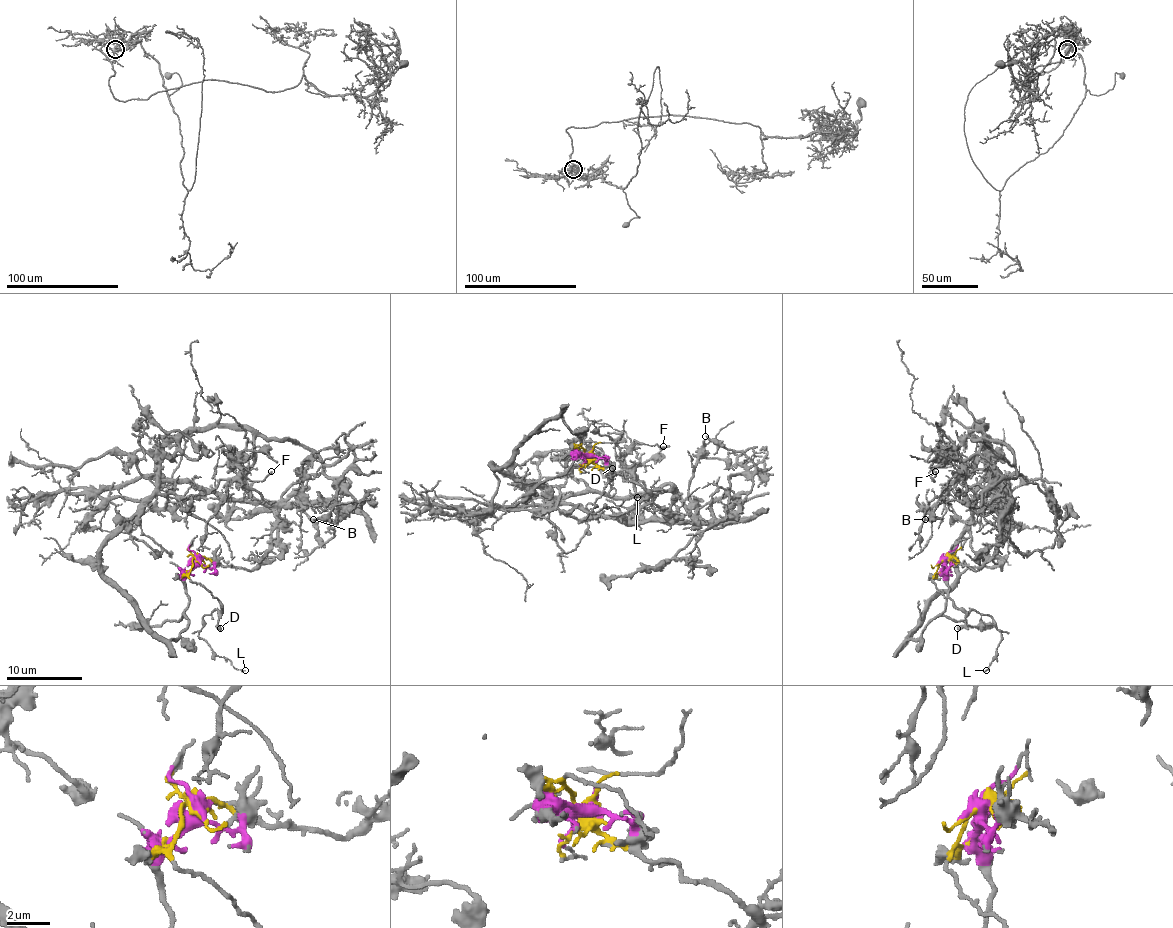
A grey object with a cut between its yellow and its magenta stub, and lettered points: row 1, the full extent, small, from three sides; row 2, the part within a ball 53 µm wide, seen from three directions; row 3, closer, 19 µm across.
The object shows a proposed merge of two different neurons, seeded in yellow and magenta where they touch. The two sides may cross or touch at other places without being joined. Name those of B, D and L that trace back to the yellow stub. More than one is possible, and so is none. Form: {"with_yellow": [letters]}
{"with_yellow": ["D", "L"]}

